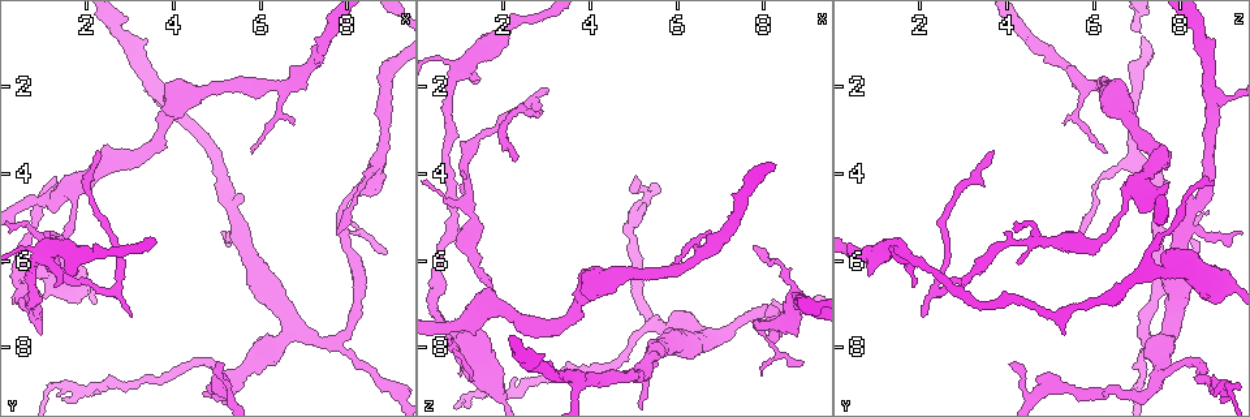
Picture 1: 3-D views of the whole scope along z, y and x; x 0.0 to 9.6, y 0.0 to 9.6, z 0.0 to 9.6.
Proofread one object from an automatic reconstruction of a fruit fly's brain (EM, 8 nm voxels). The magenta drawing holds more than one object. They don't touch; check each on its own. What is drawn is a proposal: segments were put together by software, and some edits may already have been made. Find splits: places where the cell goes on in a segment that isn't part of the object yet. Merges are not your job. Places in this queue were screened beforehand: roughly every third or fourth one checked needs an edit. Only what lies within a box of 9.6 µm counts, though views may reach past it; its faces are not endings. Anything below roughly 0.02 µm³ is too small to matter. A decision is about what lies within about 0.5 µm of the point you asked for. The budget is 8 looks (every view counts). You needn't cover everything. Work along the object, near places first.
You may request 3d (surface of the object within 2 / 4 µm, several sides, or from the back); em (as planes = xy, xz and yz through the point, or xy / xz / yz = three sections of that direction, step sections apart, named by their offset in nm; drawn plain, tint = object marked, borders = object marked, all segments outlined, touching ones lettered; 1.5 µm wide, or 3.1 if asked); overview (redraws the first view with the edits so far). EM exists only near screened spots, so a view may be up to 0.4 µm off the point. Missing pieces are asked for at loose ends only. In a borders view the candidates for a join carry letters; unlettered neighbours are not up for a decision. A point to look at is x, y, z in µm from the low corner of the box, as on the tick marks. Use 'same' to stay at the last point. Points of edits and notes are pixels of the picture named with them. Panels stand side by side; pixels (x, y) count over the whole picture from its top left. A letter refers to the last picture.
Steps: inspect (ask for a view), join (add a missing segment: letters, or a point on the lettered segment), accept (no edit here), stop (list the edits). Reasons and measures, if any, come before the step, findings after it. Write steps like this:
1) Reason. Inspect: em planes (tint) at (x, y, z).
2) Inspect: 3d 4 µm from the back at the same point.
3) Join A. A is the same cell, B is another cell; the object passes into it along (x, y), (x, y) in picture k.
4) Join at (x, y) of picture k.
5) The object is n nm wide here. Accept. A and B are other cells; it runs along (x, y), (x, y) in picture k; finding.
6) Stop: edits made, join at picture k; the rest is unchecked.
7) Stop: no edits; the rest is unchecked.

Inspect: em yz step 4 (tint) at (3.00, 7.25, 2.10).

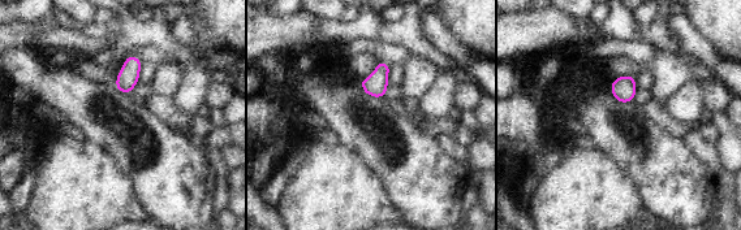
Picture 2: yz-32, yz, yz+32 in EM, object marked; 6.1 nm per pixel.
Inspect: em planes (borders) at the same point.

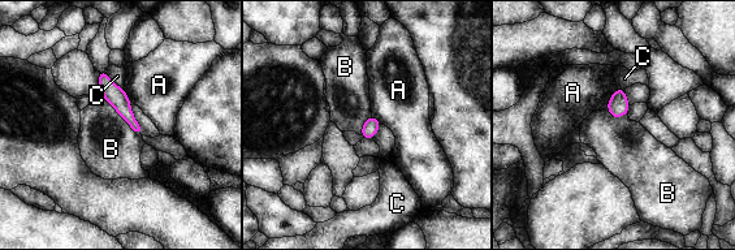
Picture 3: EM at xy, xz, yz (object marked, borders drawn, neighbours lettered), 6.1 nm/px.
Accept. A, B and C are other cells; it runs along (100, 73), (135, 126) in picture 3; no lettered segment goes on from it.

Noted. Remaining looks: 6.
Thin end. Inspect: em planes (borders) at (8.90, 5.80, 8.35).

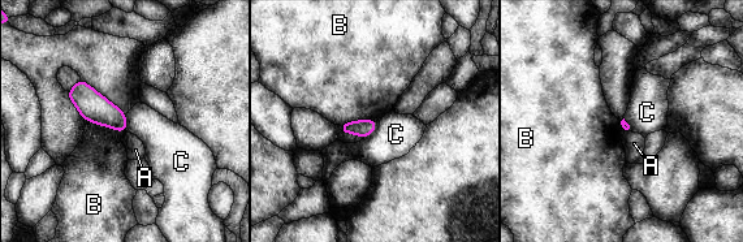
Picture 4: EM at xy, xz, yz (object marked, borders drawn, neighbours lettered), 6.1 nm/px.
Accept. A, B and C are other cells; a border runs along (378, 120), (376, 128), (364, 138) in picture 4; no lettered segment goes on from it.

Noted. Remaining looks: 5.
An open end. Inspect: em xy step 8 (tint) at (1.40, 5.90, 7.55).

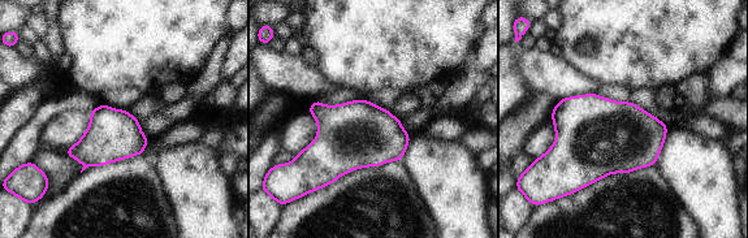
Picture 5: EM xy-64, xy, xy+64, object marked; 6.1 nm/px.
Cut it another way. Inspect: em planes (borders) at the same point.

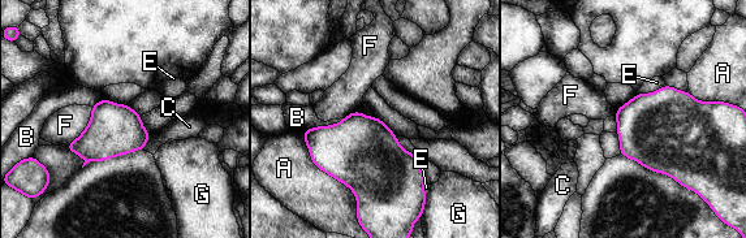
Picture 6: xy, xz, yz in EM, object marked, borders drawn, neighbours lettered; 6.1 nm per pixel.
Accept. A, B, C, E, F and G are other cells; a border runs along (91, 107), (91, 120), (65, 145) in picture 6; no lettered segment goes on from it.

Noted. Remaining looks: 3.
Free end. Inspect: em yz step 8 (borders) at (1.00, 7.65, 5.35).

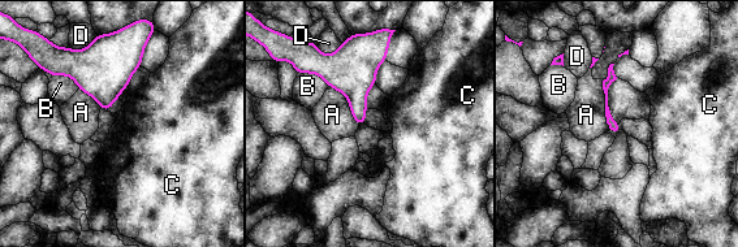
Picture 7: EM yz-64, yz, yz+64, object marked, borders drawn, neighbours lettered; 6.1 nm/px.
Accept. A, B, C and D are other cells; it runs along (611, 72), (605, 105), (616, 130) in picture 7; no lettered segment goes on from it.

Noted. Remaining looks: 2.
Stop: no edits; the rest is unchecked.

